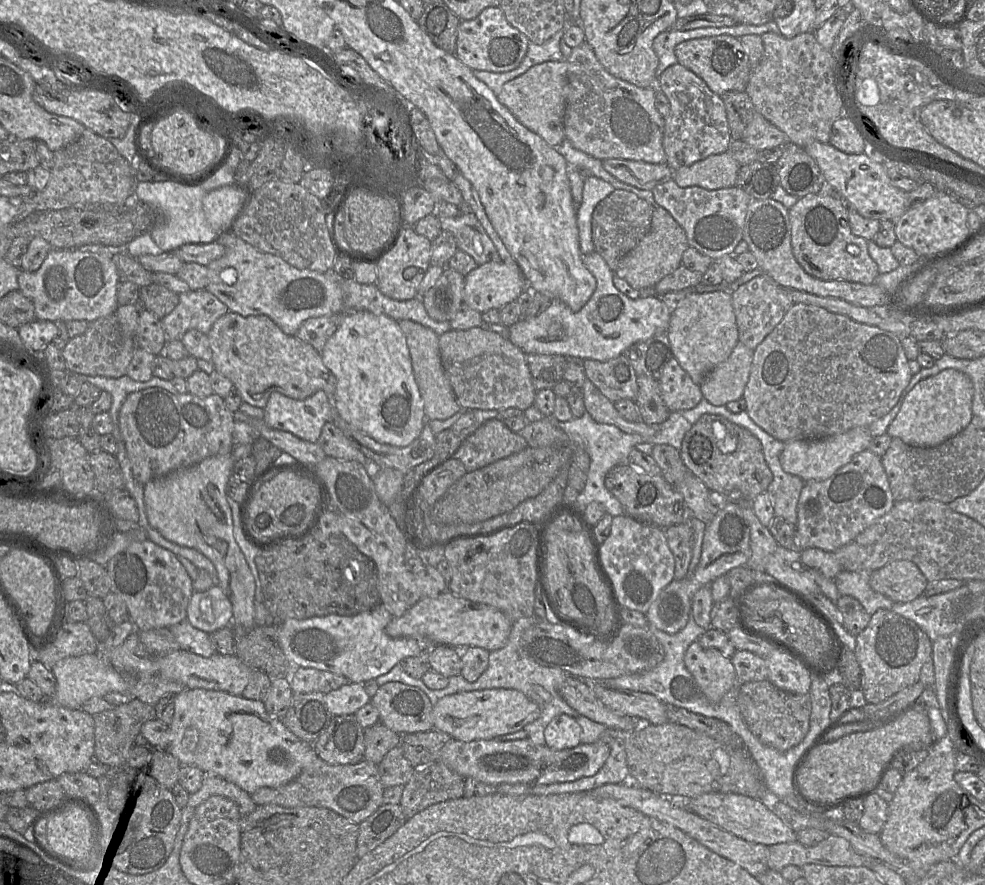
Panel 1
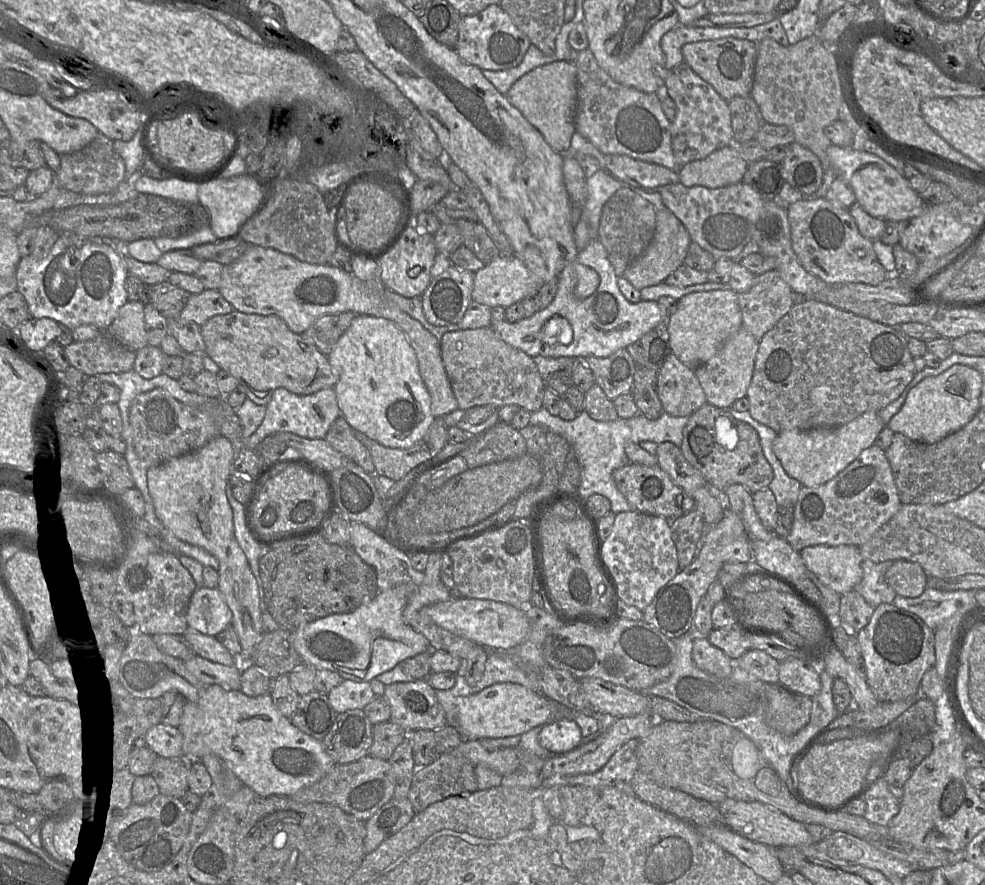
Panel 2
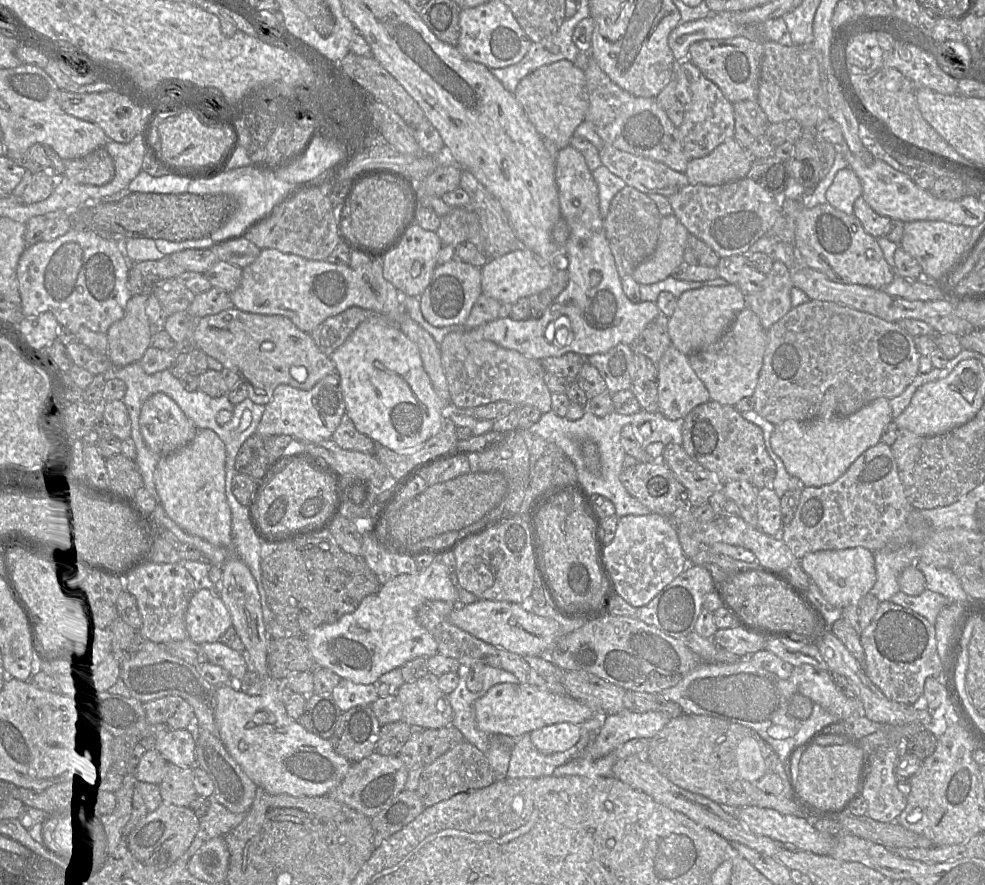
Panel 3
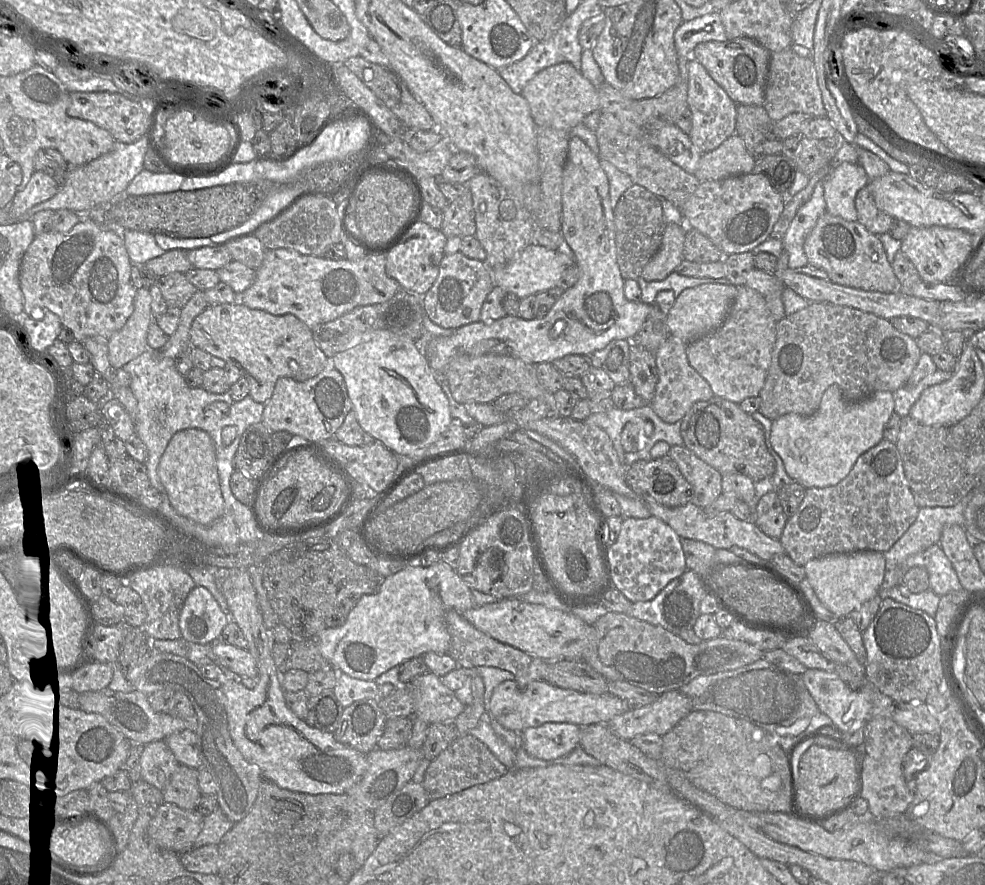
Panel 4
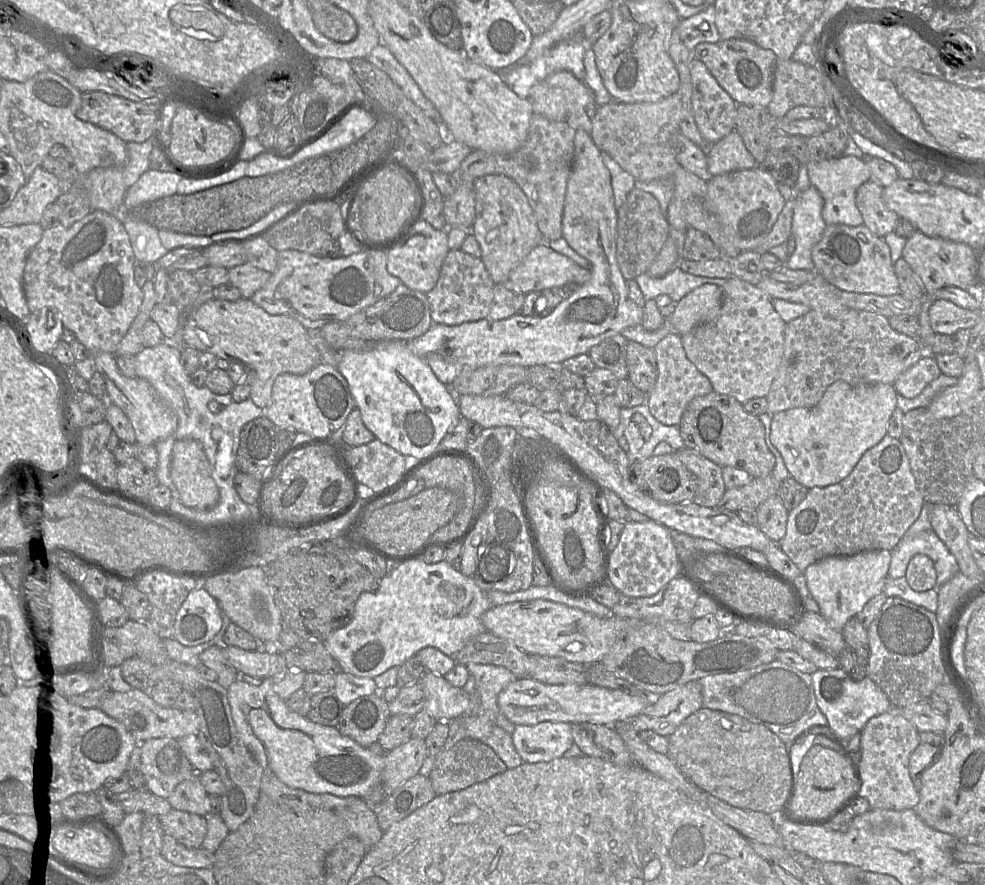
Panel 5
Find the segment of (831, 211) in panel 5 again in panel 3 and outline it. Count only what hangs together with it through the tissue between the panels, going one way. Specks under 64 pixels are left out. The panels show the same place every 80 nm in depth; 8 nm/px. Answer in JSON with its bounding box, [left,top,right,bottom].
[826,167,862,215]

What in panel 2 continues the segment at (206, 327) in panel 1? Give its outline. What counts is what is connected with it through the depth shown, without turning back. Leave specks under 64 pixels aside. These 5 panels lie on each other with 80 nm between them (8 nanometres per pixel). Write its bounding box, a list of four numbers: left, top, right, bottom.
[169,289,233,325]

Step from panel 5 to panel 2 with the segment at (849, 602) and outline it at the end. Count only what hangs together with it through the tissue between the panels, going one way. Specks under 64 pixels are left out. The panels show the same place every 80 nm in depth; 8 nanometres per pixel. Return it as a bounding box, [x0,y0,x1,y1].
[800,545,863,595]

